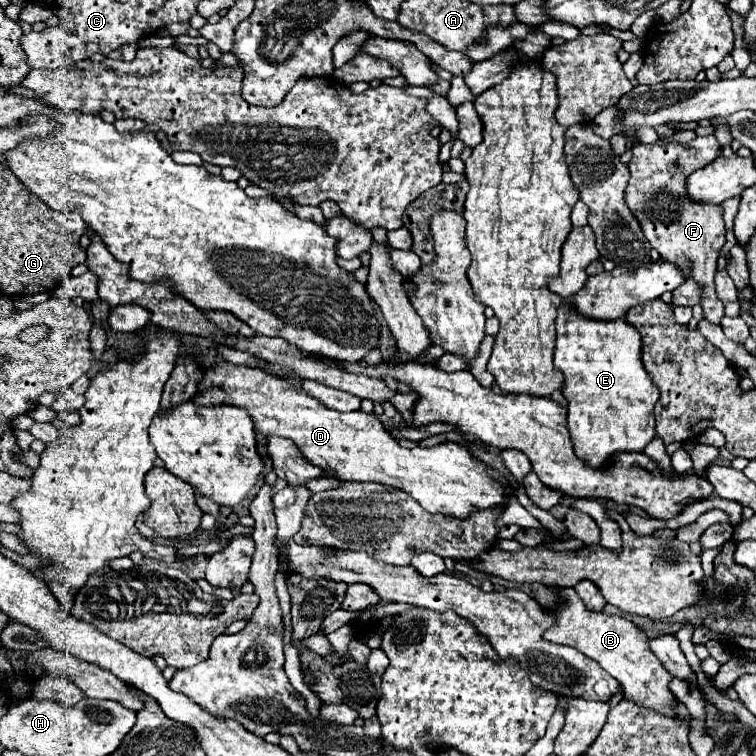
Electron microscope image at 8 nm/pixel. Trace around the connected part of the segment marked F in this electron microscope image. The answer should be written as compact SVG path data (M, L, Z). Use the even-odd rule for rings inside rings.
M697 137L695 141L681 145L669 141L657 141L651 145L637 143L631 147L633 159L629 163L631 179L627 185L627 205L633 215L639 219L645 237L649 239L651 247L659 251L661 259L677 265L687 279L693 279L701 287L701 307L703 315L709 323L719 325L725 317L725 305L715 293L715 271L719 251L725 245L725 225L721 217L721 207L713 209L713 205L705 205L705 209L697 209L693 201L685 197L685 177L695 169L709 165L715 157L719 157L721 147L717 139L711 137Z

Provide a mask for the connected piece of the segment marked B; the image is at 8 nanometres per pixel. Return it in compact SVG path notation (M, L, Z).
M563 589L561 599L563 599L563 605L559 609L553 609L557 613L557 621L551 629L545 631L545 639L553 643L569 645L581 651L583 655L595 659L611 677L615 677L621 683L623 697L627 701L635 703L641 709L651 709L659 715L677 719L679 701L669 689L669 683L673 677L651 653L645 631L641 631L635 623L623 617L609 617L605 613L595 613L585 609L583 601L577 597L573 589Z

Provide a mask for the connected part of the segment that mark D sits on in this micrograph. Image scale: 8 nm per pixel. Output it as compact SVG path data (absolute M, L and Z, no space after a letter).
M219 363L207 367L207 373L201 375L201 383L197 385L197 395L193 397L193 405L233 405L245 409L251 419L255 421L255 431L265 437L285 437L295 443L299 453L321 467L323 471L339 477L341 481L373 481L383 483L389 487L397 487L409 493L425 511L429 513L443 513L453 517L467 517L473 509L487 509L487 505L503 503L507 505L507 489L501 487L495 479L491 479L485 471L485 465L477 463L469 451L455 443L437 443L435 447L401 447L381 425L375 415L367 415L363 411L341 413L325 407L321 401L309 397L301 387L289 385L285 379L271 377L269 373L253 367L241 367L233 363Z

